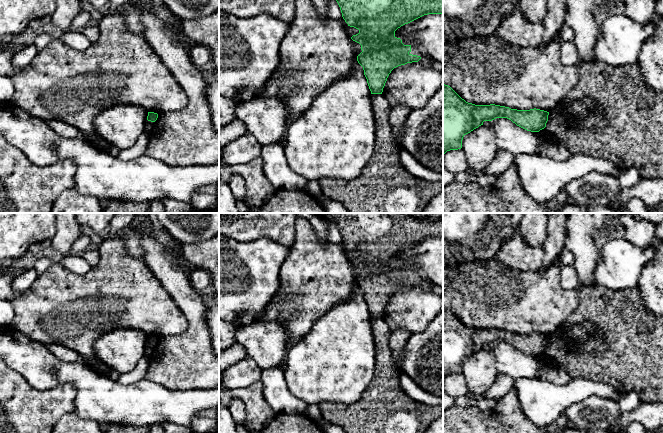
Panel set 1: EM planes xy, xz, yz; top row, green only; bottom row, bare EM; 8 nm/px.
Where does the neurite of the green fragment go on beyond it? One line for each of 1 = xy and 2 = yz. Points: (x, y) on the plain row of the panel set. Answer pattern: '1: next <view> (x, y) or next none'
1: next none
2: next none

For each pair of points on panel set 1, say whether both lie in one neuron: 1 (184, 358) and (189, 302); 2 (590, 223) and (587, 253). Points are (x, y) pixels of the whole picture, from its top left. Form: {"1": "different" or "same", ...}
{"1": "same", "2": "same"}

